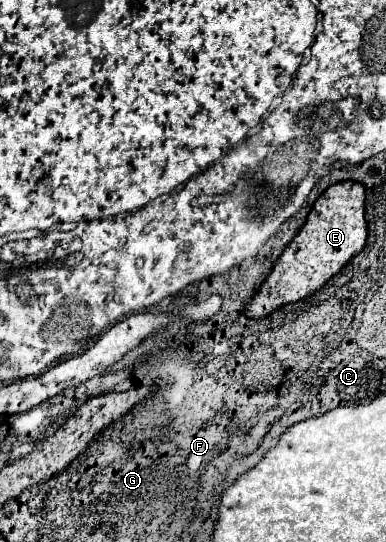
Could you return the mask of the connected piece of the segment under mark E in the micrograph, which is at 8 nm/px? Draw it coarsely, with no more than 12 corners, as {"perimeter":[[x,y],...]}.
{"perimeter":[[358,182],[330,186],[248,302],[300,300],[366,244]]}

